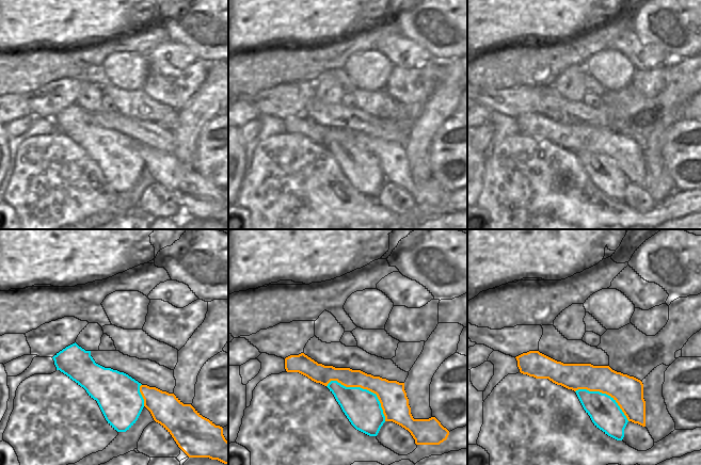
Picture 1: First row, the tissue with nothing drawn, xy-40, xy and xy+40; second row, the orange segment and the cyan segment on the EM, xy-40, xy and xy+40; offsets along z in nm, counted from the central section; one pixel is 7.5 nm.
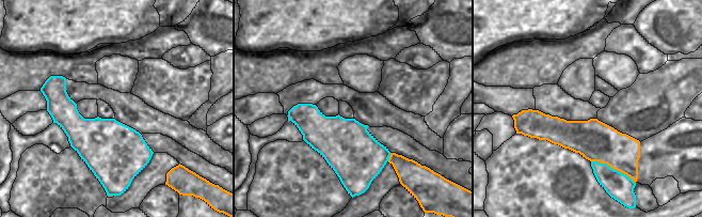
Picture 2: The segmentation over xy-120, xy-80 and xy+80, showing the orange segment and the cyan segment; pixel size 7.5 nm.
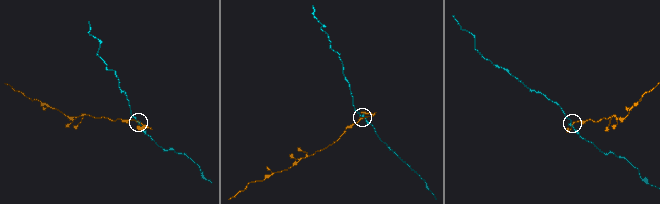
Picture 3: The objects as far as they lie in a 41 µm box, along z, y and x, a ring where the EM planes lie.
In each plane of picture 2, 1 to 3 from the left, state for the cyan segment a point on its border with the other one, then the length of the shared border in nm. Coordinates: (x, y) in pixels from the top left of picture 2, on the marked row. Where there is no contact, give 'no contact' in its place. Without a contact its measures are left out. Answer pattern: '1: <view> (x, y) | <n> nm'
1: no contact
2: xy-80 (389, 157) | 70 nm
3: xy+80 (613, 169) | 380 nm

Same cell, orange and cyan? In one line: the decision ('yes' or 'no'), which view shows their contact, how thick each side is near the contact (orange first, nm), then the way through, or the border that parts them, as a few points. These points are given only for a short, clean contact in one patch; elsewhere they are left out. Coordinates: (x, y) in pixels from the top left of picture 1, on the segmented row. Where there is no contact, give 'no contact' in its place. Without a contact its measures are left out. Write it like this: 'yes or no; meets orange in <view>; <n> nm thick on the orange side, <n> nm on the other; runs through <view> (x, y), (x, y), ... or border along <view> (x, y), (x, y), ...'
no; meets orange in xy; 200 nm thick on the orange side, 280 nm on the other

